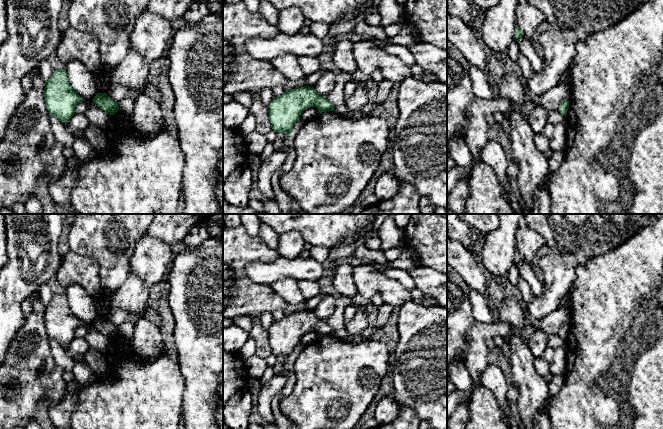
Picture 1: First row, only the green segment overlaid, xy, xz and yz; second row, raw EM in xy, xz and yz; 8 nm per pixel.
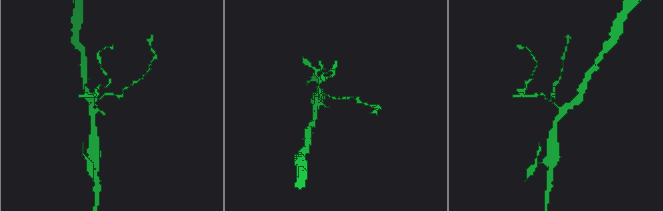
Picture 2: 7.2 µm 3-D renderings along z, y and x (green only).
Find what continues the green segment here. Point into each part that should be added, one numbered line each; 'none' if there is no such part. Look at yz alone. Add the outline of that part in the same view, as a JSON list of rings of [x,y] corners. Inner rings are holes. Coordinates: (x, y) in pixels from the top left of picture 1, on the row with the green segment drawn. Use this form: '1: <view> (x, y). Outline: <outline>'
none

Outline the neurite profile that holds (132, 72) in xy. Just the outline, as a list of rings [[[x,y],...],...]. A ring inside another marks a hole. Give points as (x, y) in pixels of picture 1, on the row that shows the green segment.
[[[130,49],[121,63],[109,73],[111,83],[130,89],[130,94],[118,103],[120,112],[128,117],[132,116],[136,100],[143,93],[149,66],[137,52]]]

